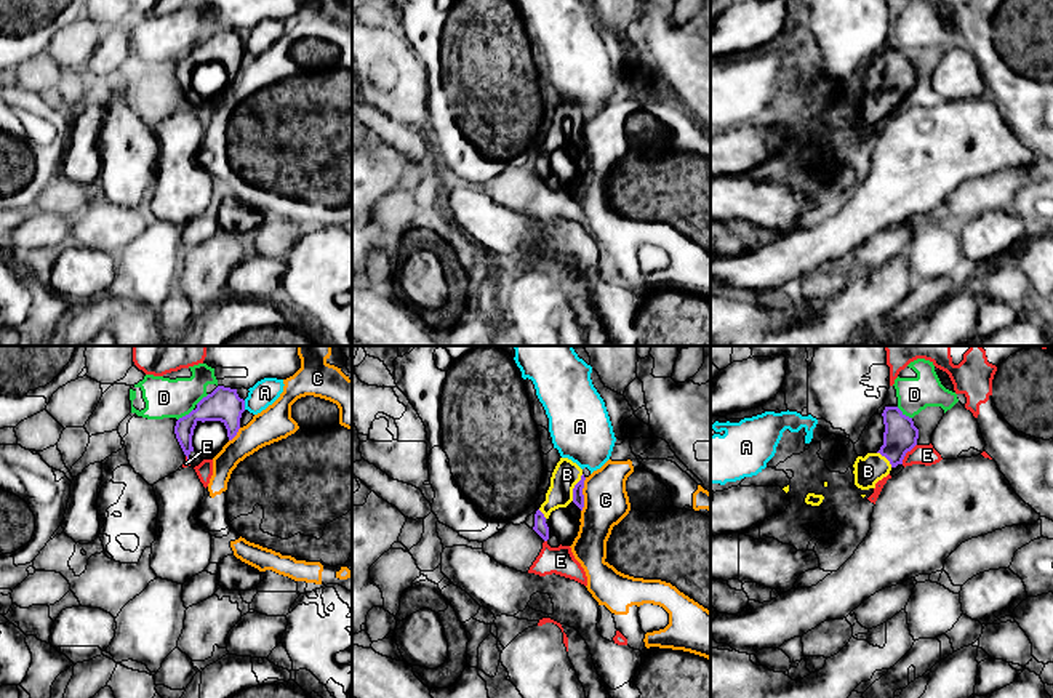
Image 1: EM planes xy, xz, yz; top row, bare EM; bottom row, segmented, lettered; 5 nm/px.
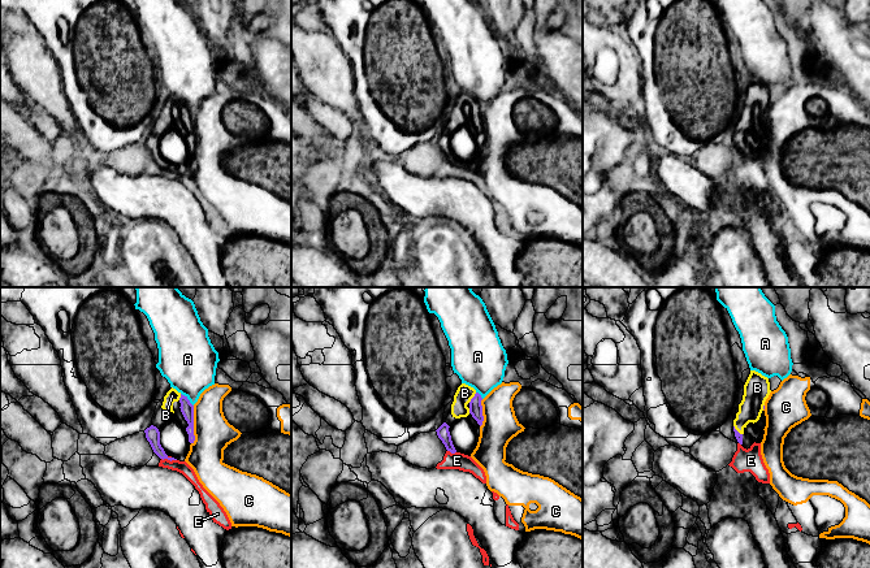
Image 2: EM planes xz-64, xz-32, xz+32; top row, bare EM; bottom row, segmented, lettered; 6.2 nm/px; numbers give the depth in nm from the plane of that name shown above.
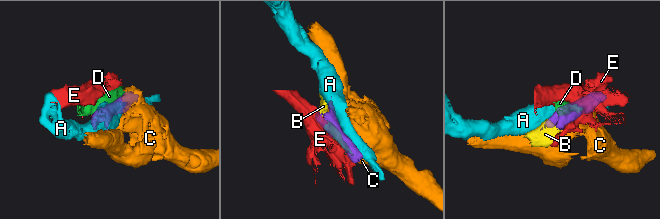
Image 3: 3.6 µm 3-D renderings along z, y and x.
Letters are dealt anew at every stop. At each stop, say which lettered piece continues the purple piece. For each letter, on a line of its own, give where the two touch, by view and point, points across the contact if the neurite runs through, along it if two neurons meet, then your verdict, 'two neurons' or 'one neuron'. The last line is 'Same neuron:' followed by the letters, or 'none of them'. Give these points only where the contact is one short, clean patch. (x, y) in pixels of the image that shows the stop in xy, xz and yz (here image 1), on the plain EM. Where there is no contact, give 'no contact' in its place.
A: contact xy (244, 47); two neurons
B: contact xz (575, 128); one neuron
C: contact xz (583, 136); two neurons
D: contact yz (904, 56); two neurons
E: contact yz (906, 93); two neurons
Same neuron: B

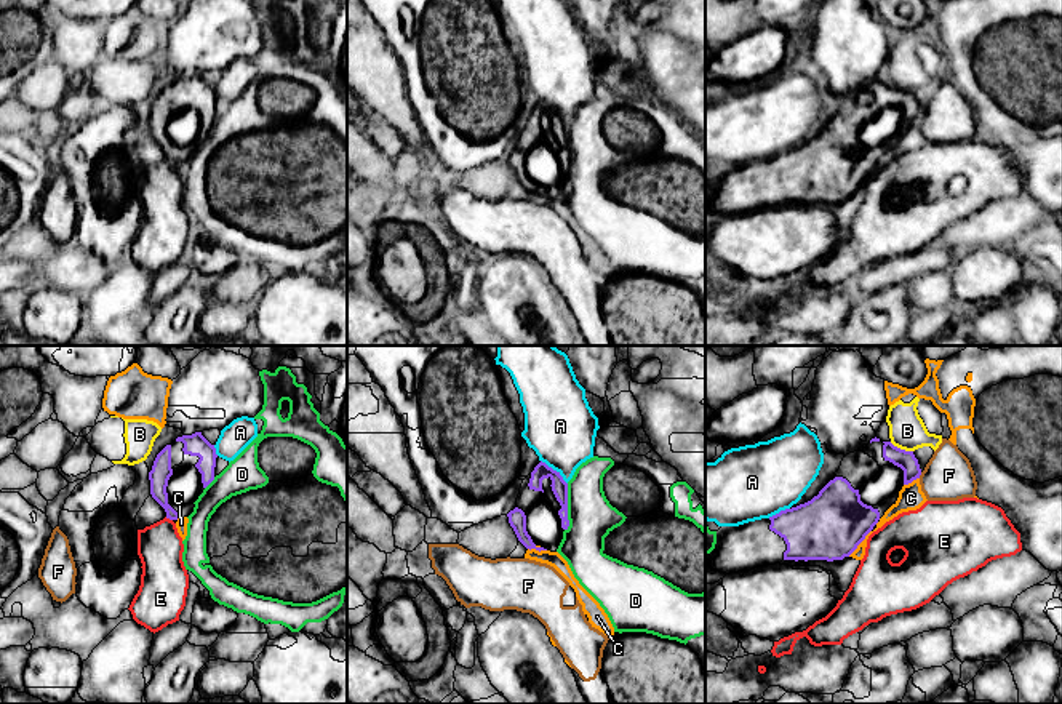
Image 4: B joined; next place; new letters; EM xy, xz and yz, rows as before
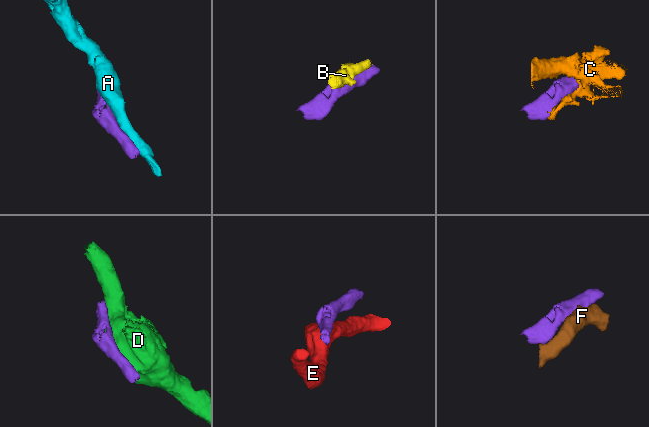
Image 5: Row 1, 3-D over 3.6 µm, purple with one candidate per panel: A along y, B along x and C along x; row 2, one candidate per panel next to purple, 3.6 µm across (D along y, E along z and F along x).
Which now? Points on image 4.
A: contact xz (555, 112); two neurons
B: contact yz (899, 90); two neurons
C: contact yz (861, 183); two neurons
D: contact xz (566, 149); two neurons
E: contact xy (168, 159); border xy (165, 159), (171, 162); two neurons
F: contact yz (920, 116); two neurons
Same neuron: none of them

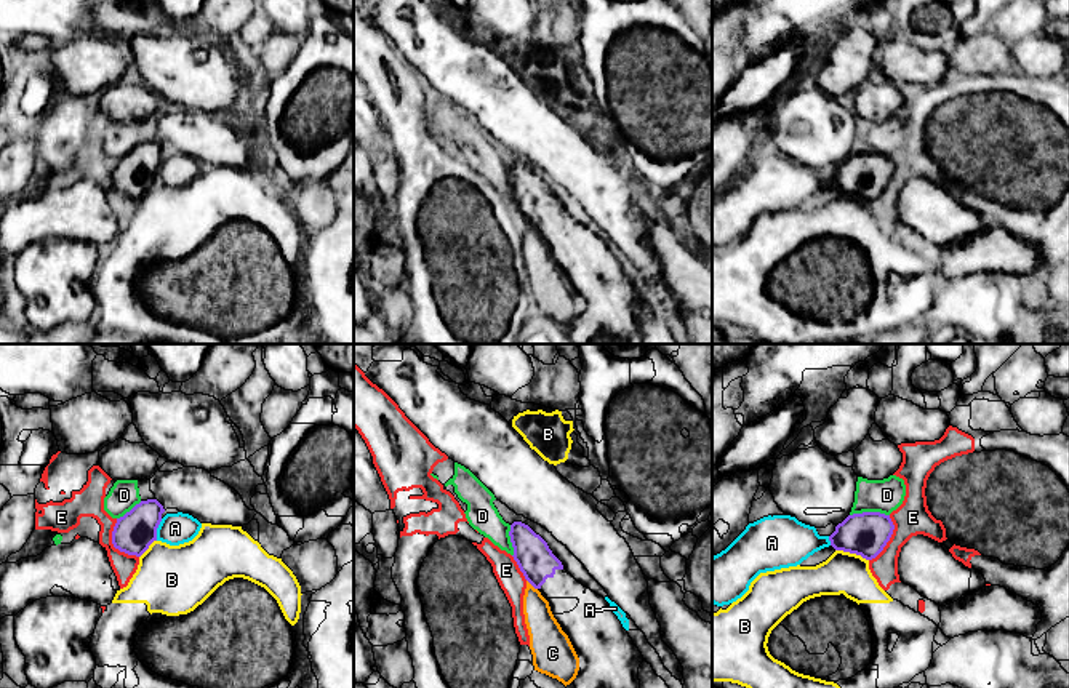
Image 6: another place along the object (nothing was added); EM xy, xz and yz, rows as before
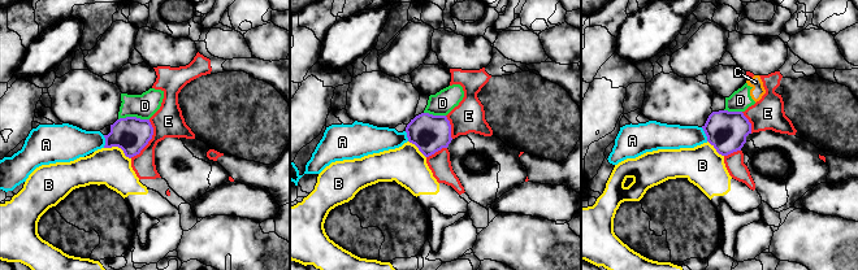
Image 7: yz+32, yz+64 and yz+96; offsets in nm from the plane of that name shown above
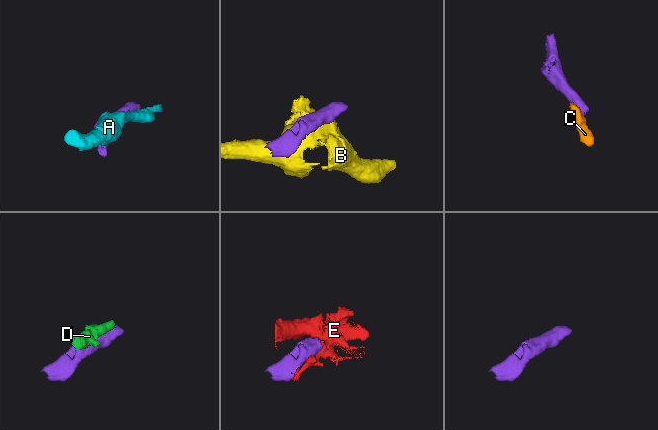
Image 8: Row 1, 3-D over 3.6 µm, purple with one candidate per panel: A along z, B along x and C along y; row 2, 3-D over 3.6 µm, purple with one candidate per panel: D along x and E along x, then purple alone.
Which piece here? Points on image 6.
A: contact xy (156, 172); two neurons
B: contact yz (852, 194); two neurons
C: contact xz (532, 226); border xz (527, 221), (536, 231); two neurons
D: contact yz (869, 154); two neurons
E: contact xy (114, 186); two neurons
Same neuron: none of them

